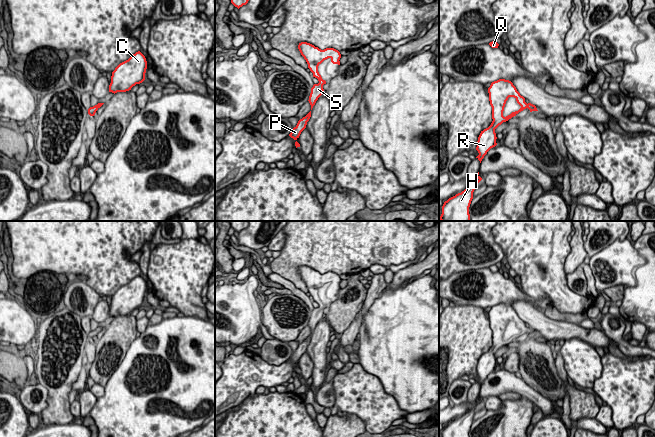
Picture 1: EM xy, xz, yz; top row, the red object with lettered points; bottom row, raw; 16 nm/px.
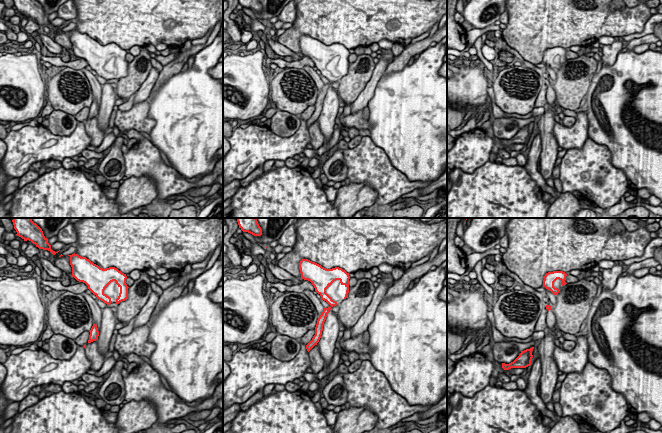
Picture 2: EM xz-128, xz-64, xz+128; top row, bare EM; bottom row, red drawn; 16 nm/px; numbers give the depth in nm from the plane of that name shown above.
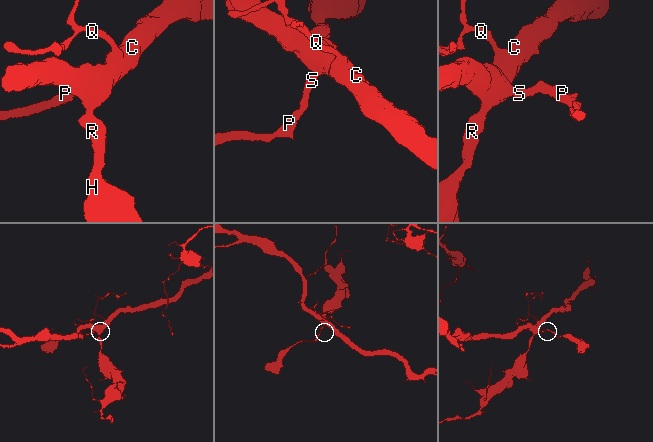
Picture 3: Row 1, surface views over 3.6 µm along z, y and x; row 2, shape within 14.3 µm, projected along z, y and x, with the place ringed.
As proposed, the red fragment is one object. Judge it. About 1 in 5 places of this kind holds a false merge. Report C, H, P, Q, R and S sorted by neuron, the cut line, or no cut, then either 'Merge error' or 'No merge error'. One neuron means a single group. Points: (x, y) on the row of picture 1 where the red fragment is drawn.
Groups: C H P Q R S. No split. No merge error

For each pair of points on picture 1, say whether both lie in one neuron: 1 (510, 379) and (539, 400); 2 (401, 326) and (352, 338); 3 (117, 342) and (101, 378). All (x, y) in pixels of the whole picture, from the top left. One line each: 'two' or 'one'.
1: one
2: two
3: one

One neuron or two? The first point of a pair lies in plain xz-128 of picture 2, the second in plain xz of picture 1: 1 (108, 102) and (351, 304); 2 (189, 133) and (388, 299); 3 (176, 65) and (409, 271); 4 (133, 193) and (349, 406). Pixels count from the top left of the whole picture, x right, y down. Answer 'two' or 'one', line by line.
1: two
2: one
3: one
4: two

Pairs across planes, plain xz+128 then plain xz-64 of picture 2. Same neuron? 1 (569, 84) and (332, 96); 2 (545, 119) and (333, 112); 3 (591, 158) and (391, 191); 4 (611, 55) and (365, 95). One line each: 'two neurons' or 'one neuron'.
1: two neurons
2: one neuron
3: one neuron
4: one neuron

